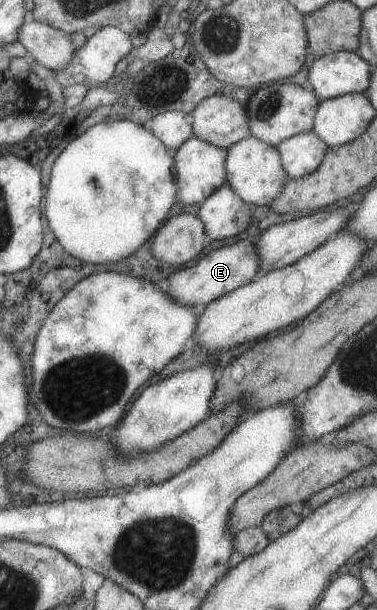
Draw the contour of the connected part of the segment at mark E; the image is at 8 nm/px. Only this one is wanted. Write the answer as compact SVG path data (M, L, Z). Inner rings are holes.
M238 243L214 250L189 268L181 267L170 273L167 279L170 283L166 294L182 305L203 309L214 300L232 293L240 286L248 284L254 275L260 271L261 259L255 250L255 243ZM246 247L246 252L244 252Z

